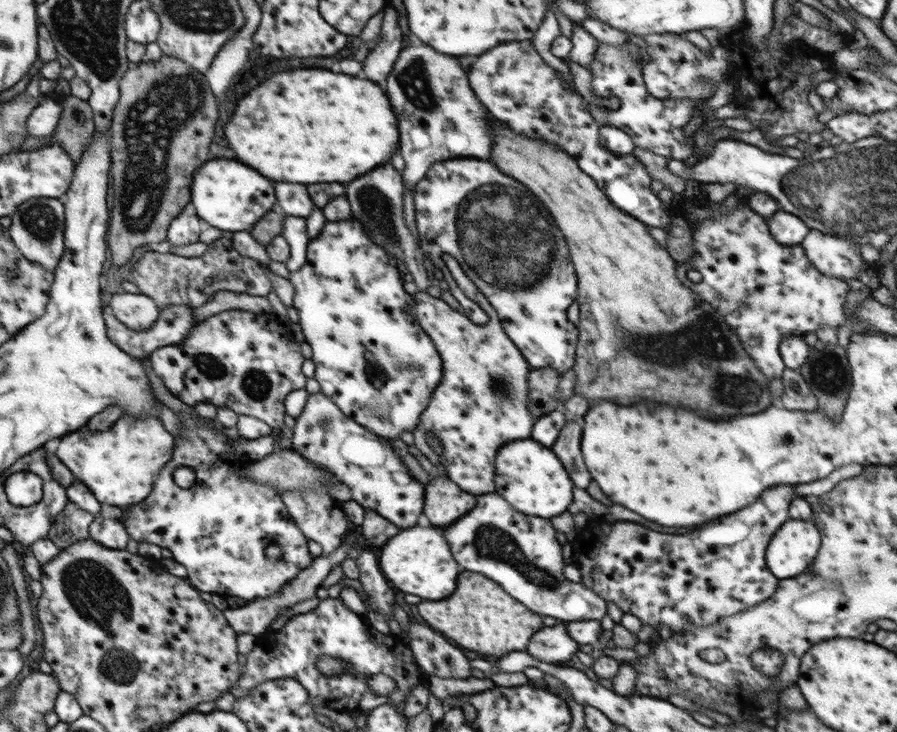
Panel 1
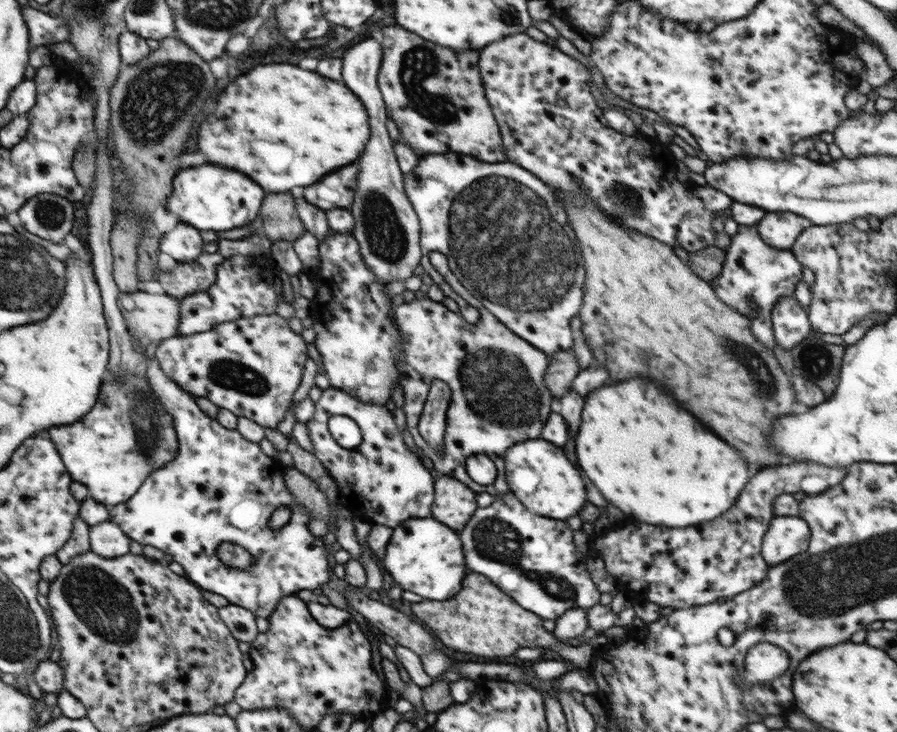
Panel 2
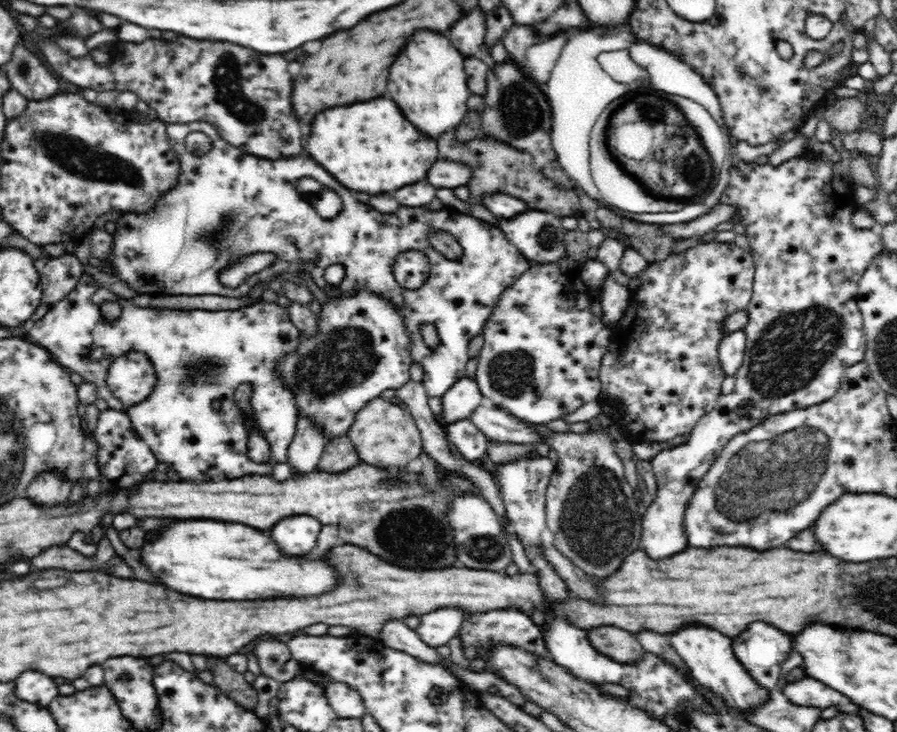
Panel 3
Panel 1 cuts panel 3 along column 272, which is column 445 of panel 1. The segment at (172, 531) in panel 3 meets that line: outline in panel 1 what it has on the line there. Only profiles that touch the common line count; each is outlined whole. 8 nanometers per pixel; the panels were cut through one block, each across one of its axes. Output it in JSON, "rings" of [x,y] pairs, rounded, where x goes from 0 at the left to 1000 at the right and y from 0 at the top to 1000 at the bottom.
{"rings":[[[464,716],[434,735],[425,751],[423,775],[434,795],[448,809],[464,811],[473,820],[493,820],[508,806],[508,790],[515,776],[506,768],[497,738],[486,721],[468,721]]]}

